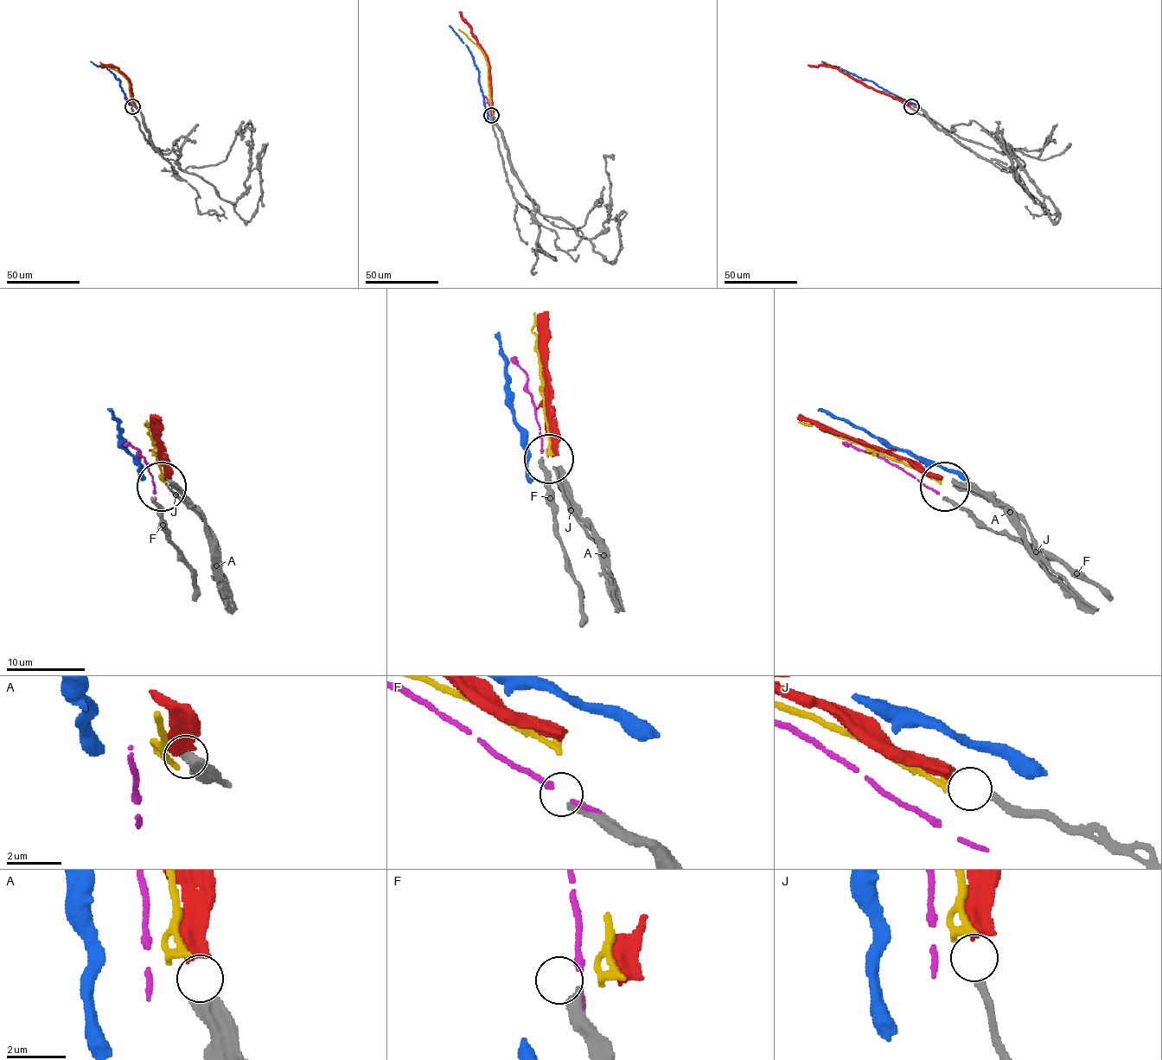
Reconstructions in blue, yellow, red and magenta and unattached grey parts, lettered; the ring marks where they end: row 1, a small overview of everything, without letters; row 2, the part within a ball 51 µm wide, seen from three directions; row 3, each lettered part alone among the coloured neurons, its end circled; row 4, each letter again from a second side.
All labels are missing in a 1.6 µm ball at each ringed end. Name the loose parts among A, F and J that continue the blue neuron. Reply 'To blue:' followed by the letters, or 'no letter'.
To blue: no letter

